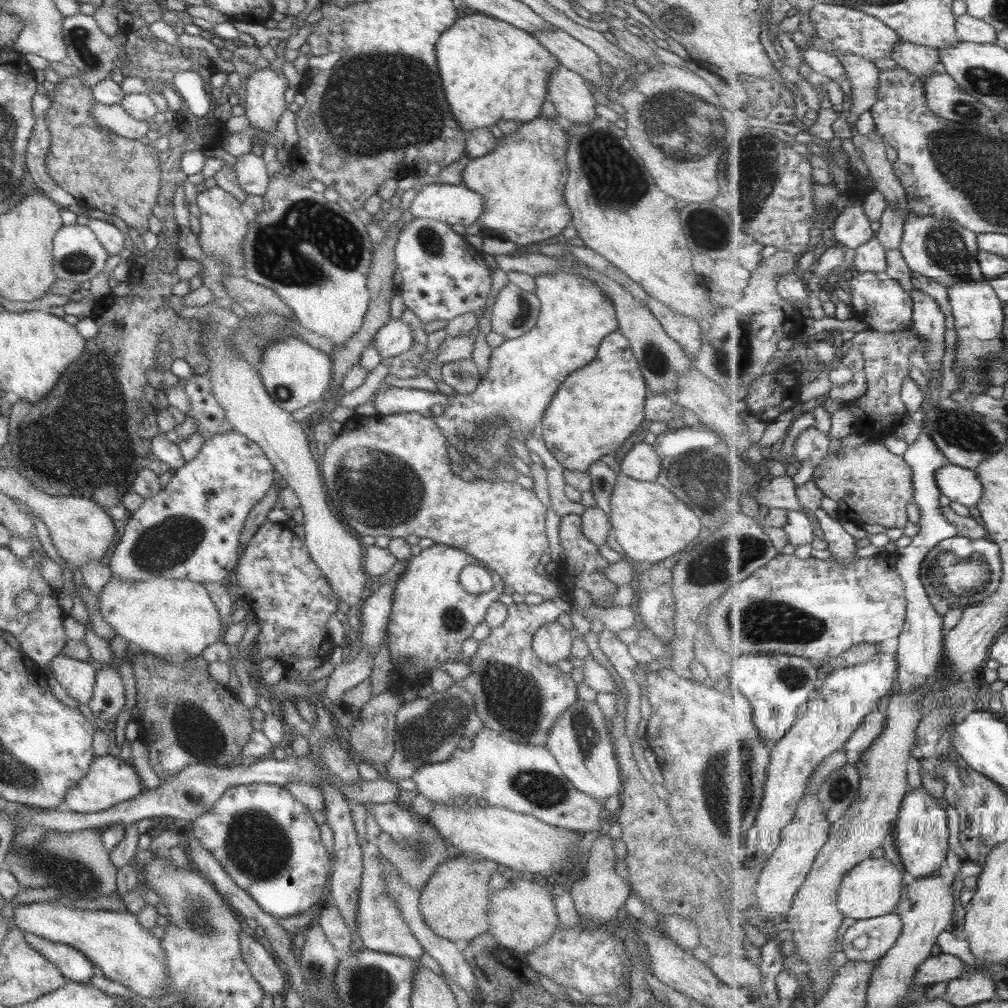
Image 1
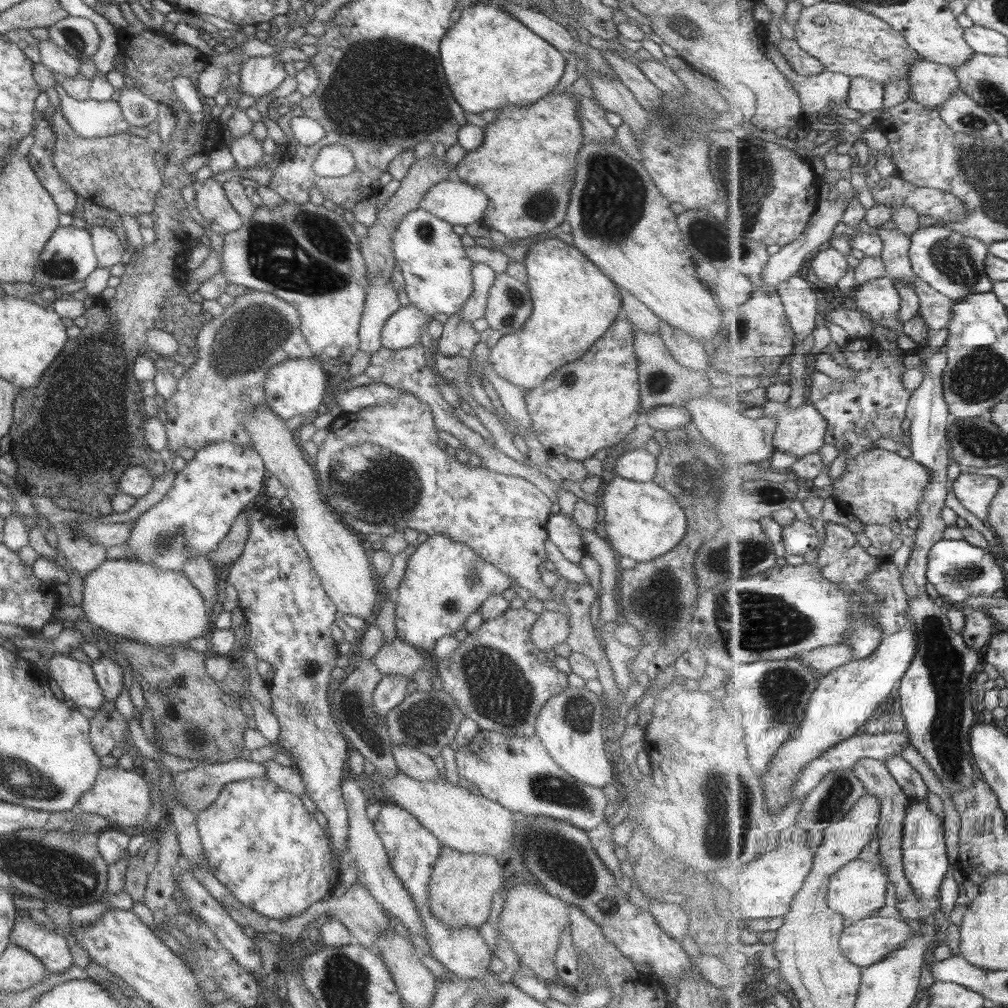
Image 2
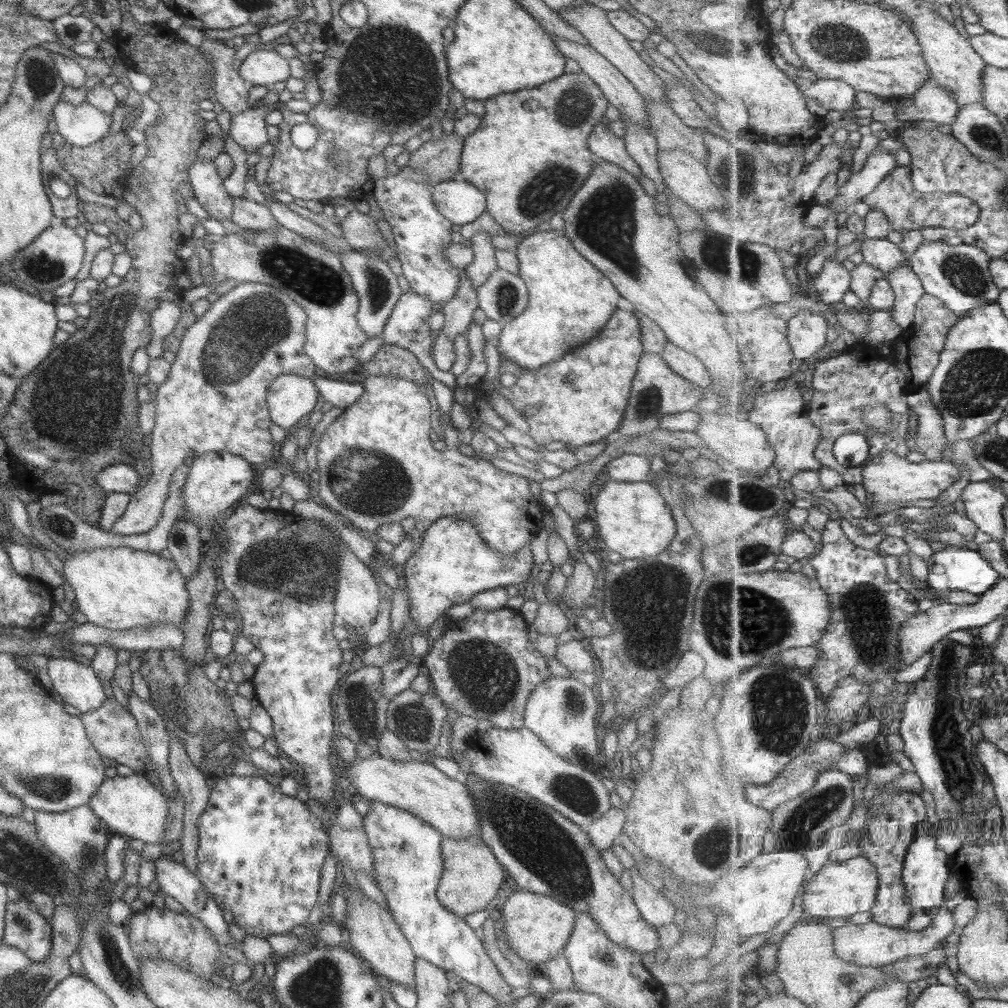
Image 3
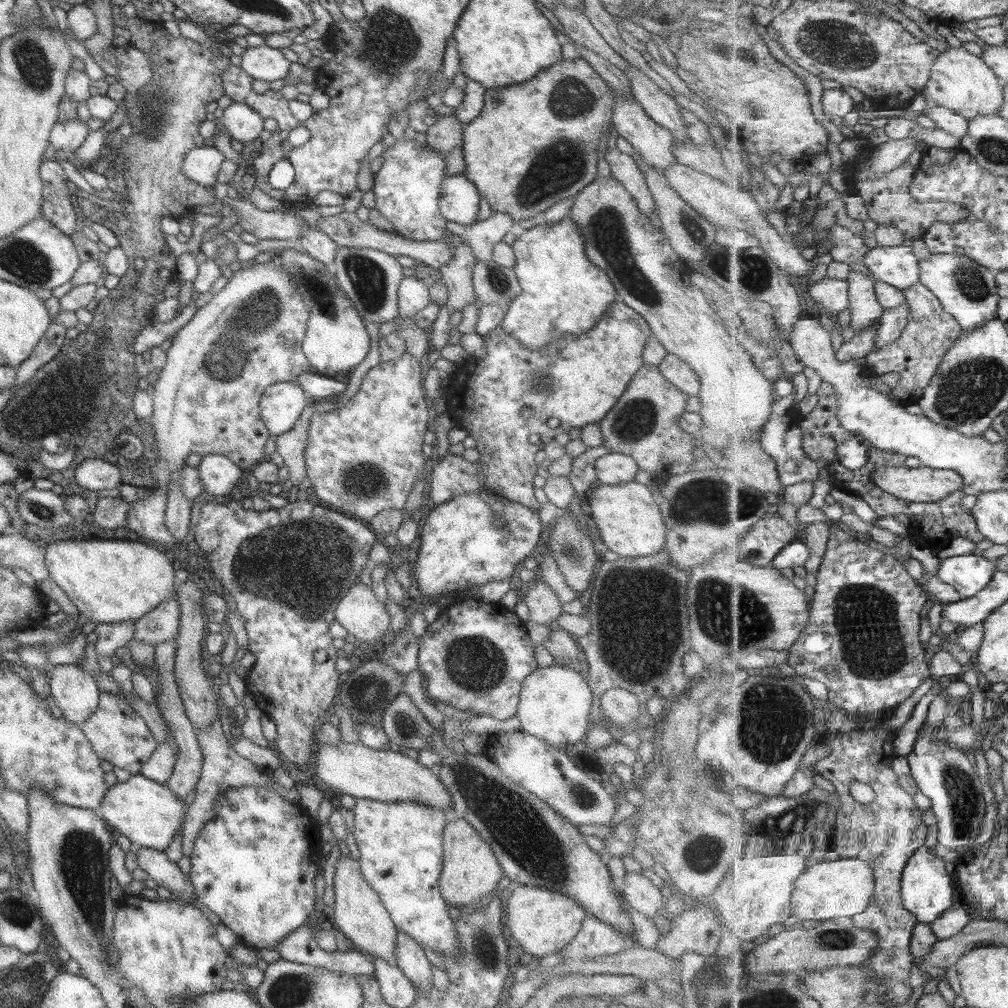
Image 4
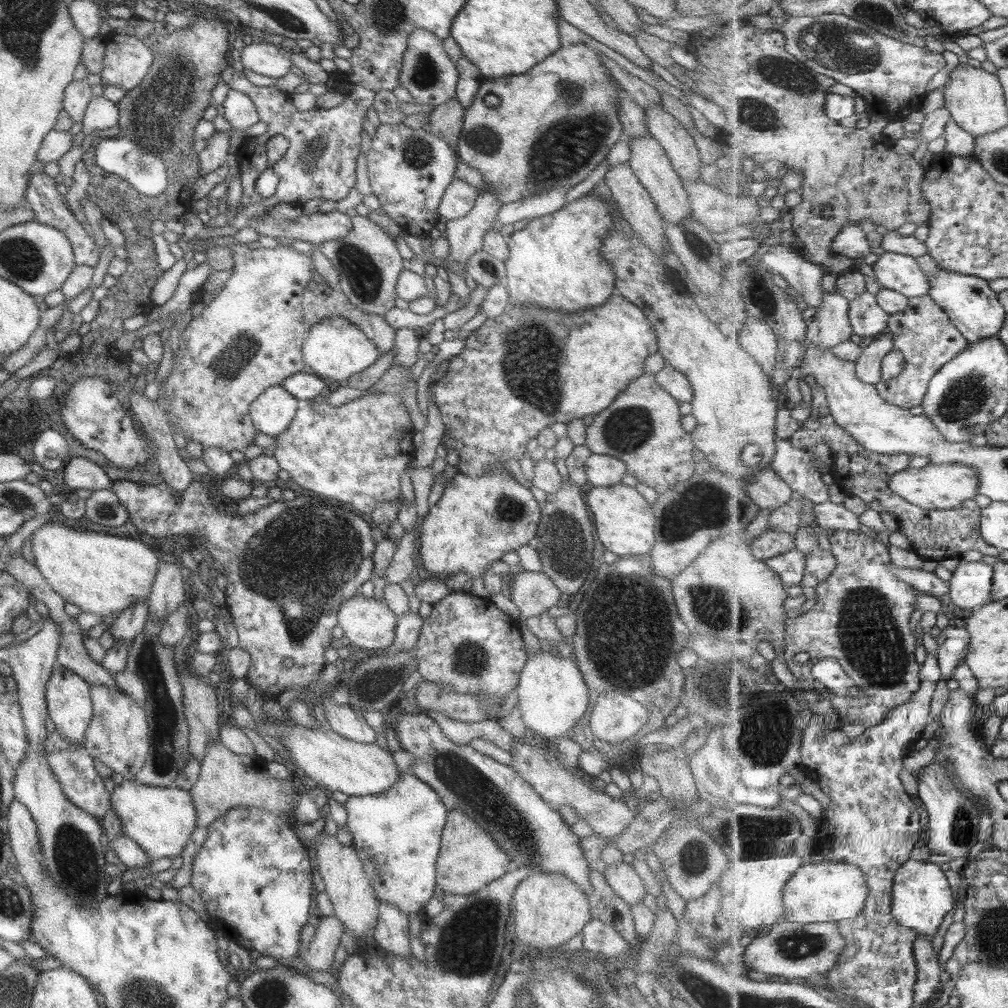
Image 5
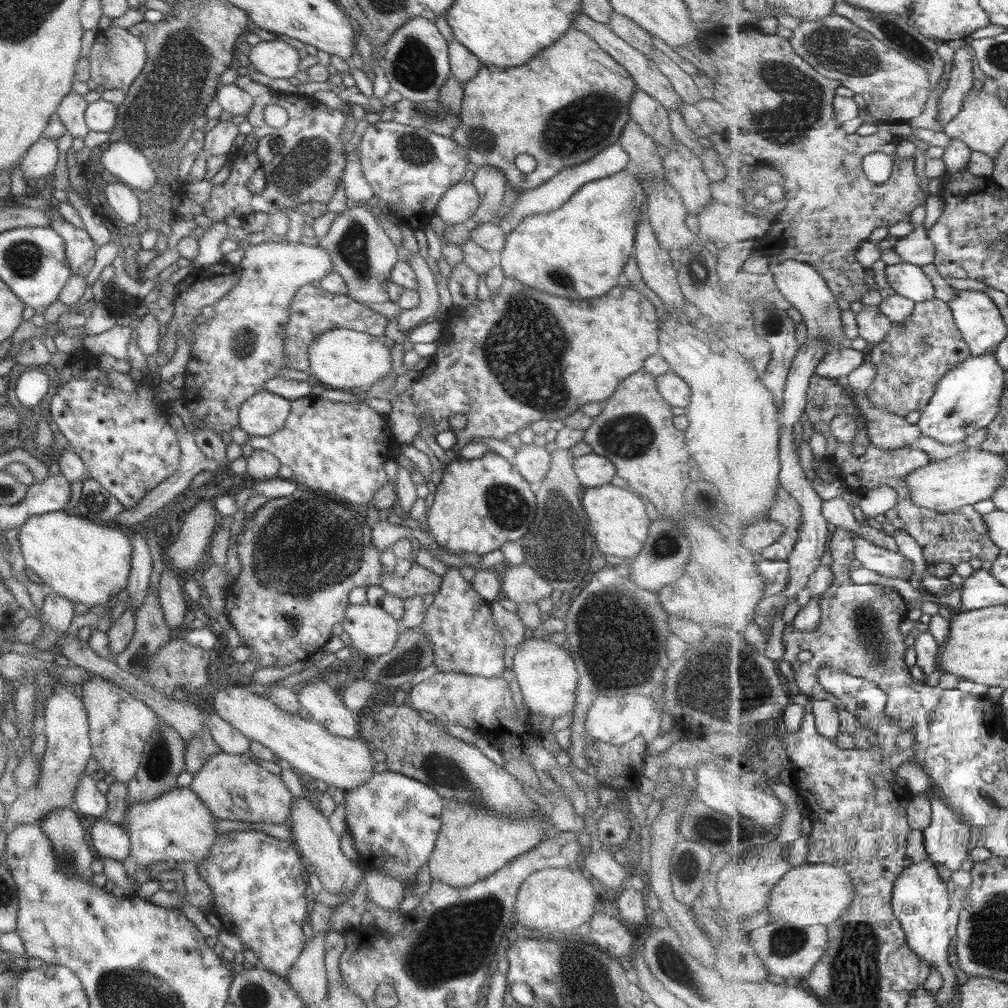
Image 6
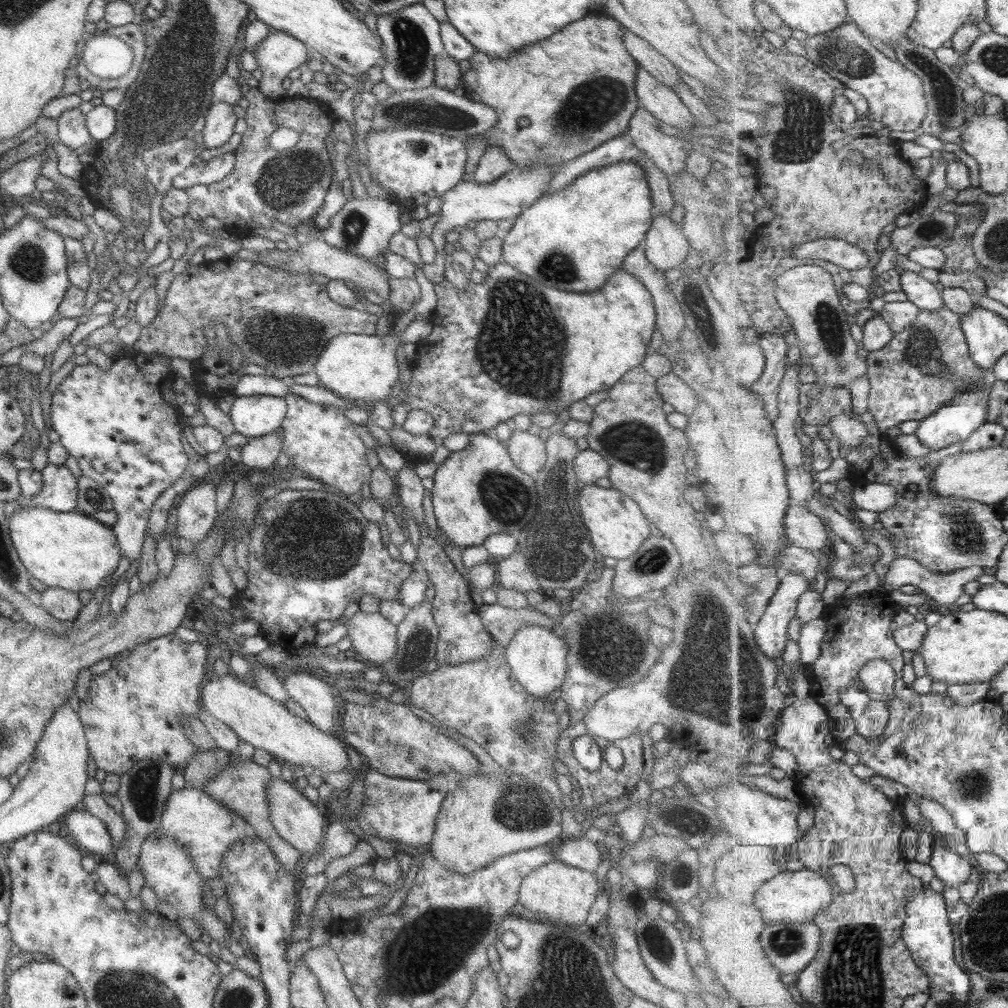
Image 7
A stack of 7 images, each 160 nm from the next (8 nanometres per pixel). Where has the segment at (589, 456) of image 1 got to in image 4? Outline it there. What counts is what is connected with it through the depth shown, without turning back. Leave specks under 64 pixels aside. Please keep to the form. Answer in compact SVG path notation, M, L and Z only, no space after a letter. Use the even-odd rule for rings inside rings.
M617 300L607 307L591 331L561 338L561 342L555 340L539 350L525 349L514 338L505 334L501 326L482 336L485 357L469 358L458 366L459 370L450 375L451 383L444 391L446 404L456 426L475 440L474 448L479 453L475 462L484 476L482 481L485 488L511 502L538 511L540 504L533 497L532 485L537 467L534 461L535 452L551 439L554 440L555 436L565 434L575 437L583 426L597 424L605 417L631 377L642 366L642 349L649 334L643 318L622 304L621 300ZM525 406L533 410L529 418L524 418L519 412Z

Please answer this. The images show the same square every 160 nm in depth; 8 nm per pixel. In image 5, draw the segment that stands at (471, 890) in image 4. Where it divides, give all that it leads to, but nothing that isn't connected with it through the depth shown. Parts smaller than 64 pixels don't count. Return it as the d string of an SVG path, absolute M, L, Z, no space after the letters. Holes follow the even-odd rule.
M448 811L440 835L439 851L435 859L436 888L444 894L467 896L504 875L511 867L509 857L497 847L491 835L479 828L474 820L460 811Z

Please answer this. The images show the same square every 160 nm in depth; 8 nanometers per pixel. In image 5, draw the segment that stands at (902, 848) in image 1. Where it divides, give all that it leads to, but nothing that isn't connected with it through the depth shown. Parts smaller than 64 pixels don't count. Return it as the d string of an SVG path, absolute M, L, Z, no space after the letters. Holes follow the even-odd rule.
M909 859L897 872L893 892L893 915L900 923L915 929L918 934L928 936L939 930L945 914L955 908L955 892L941 865L924 860Z

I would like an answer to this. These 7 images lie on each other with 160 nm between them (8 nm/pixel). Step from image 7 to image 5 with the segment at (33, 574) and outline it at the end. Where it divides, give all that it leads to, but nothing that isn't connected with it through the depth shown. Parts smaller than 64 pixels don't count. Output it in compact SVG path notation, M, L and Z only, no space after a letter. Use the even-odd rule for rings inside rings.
M53 518L44 522L30 535L33 563L46 583L67 603L77 606L81 612L97 616L115 616L134 606L140 600L146 600L157 564L161 562L152 549L138 540L116 535L107 535L94 531L77 531L65 527L62 518Z

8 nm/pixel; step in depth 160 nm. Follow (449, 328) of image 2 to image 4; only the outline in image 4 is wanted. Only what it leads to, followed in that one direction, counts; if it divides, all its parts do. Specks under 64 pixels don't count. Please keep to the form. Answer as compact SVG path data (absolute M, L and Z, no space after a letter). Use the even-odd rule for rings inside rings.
M461 243L454 247L452 259L437 270L447 292L444 302L447 313L461 313L463 308L475 301L471 282L475 263L469 247Z

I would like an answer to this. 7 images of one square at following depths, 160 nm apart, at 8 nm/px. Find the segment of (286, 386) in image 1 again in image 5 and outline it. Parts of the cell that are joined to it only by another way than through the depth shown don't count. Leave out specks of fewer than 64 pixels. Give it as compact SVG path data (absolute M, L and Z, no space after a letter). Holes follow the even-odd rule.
M279 385L265 388L248 406L247 416L257 433L277 437L293 419L299 401Z

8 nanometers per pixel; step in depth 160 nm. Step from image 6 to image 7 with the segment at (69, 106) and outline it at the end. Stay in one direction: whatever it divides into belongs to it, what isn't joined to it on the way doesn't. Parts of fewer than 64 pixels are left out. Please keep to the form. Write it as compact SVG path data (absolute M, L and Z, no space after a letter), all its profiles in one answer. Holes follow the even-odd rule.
M77 107L64 110L56 119L58 146L79 148L90 140L84 114Z

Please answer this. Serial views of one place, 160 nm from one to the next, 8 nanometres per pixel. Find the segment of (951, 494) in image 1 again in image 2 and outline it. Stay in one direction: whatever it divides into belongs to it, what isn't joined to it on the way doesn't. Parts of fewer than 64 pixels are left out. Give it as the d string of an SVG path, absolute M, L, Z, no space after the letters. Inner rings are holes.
M961 472L951 487L960 504L987 524L991 503L1001 485L1001 477Z

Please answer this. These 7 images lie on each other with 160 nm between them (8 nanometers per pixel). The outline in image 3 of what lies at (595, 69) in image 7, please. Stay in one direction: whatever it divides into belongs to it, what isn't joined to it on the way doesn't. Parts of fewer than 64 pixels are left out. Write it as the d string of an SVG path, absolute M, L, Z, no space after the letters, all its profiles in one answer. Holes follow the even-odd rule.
M580 72L563 73L561 76L540 84L539 86L525 88L525 90L521 91L499 94L495 96L494 99L483 101L482 104L485 108L485 115L481 117L478 127L462 141L458 177L465 179L469 184L472 184L483 193L485 199L484 210L493 218L493 222L497 224L499 228L502 228L508 235L518 237L520 232L531 230L531 228L537 227L538 224L542 222L547 223L553 214L562 212L567 206L569 199L573 196L573 193L583 184L583 180L585 180L585 177L588 175L591 165L595 163L586 145L586 140L592 131L593 125L596 122L600 122L605 111L605 106L607 106L607 101L605 101L605 98L595 84ZM529 100L535 102L535 110L525 110L525 102L529 102Z

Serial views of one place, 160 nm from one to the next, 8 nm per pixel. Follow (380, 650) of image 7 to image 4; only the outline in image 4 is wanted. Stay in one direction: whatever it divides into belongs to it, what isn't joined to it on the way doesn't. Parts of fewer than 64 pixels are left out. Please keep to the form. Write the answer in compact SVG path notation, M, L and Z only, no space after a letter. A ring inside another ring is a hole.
M358 578L357 581L353 581L349 585L346 593L336 604L334 608L334 621L338 622L356 640L366 642L370 647L381 636L383 638L388 637L389 615L387 615L384 605L375 598L371 587L361 584Z

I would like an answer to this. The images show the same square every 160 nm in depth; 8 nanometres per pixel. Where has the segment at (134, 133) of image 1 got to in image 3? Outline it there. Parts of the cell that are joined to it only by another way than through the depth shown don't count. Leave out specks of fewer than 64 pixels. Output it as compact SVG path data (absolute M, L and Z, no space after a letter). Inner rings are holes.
M61 100L52 108L55 130L65 143L82 147L108 134L112 116L83 101L77 106Z

